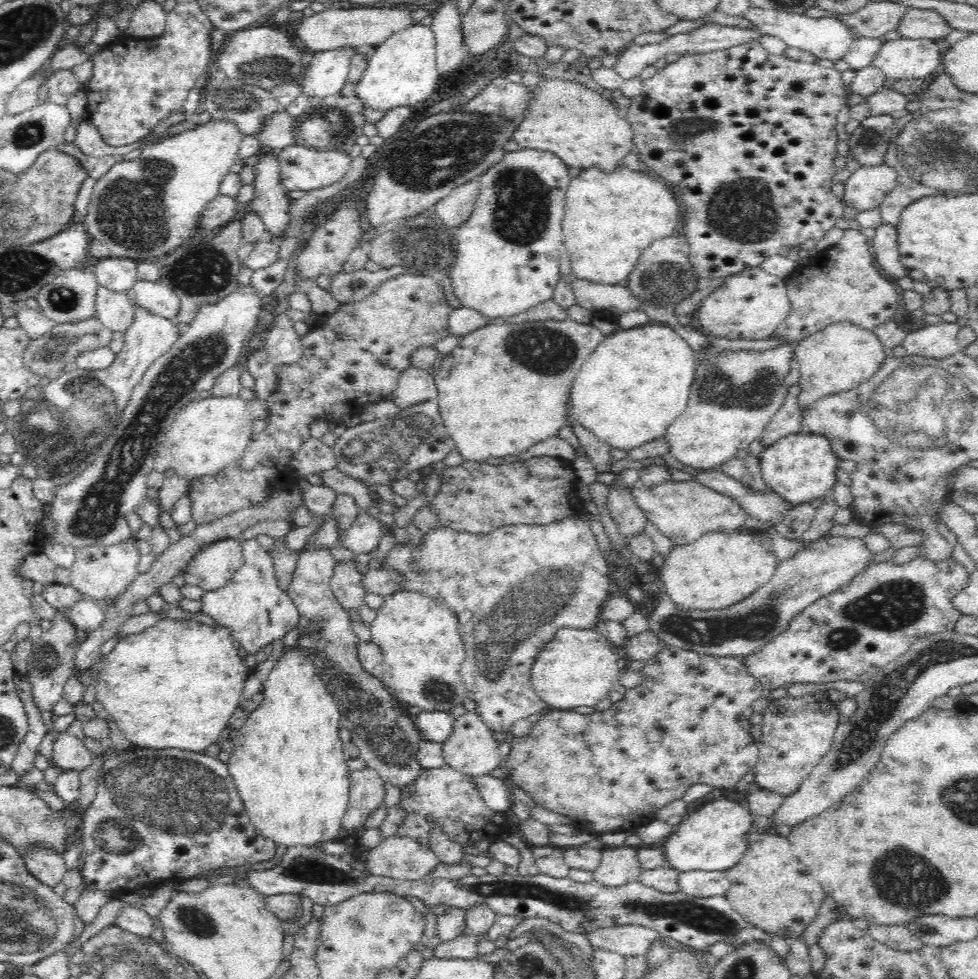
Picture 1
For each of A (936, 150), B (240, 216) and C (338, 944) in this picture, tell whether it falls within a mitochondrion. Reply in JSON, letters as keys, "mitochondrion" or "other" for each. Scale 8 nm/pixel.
{"A":"mitochondrion","B":"other","C":"other"}

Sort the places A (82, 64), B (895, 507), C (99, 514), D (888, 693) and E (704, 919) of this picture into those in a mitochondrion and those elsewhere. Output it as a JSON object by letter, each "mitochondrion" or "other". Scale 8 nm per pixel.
{"A":"other","B":"other","C":"mitochondrion","D":"mitochondrion","E":"mitochondrion"}

